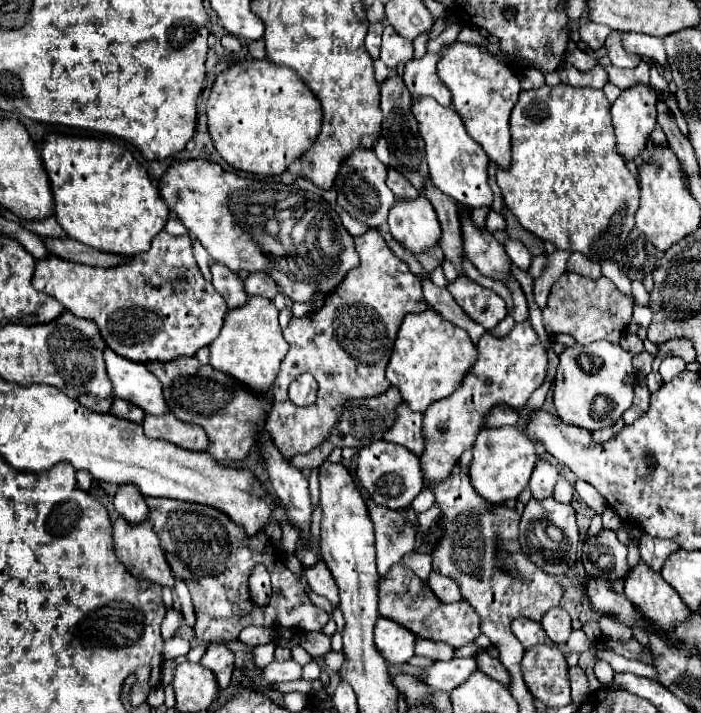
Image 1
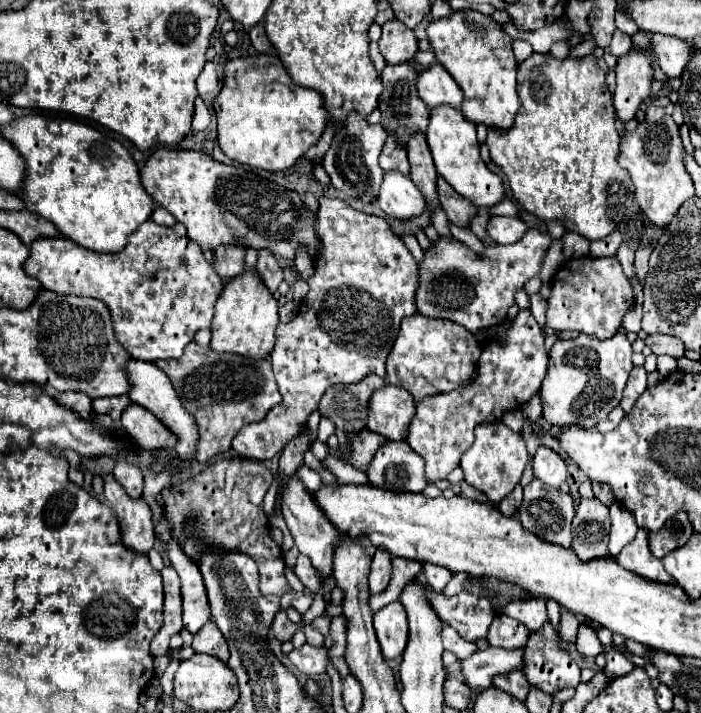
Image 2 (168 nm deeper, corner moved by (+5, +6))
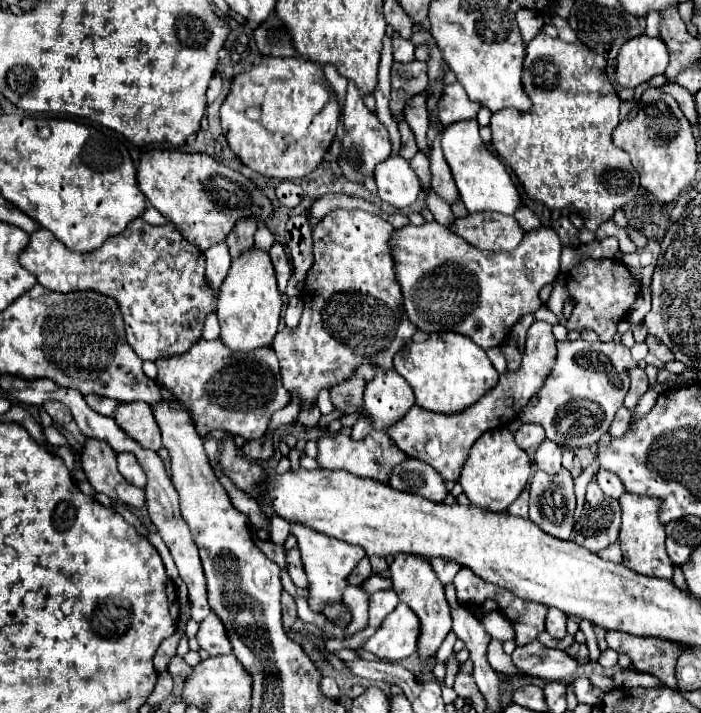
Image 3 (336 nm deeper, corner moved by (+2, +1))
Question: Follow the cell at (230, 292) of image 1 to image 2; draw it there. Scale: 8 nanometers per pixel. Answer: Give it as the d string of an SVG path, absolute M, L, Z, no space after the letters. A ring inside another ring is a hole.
M218 245L218 249L214 249L214 271L222 277L222 281L244 271L244 255L246 249L242 249L242 245Z

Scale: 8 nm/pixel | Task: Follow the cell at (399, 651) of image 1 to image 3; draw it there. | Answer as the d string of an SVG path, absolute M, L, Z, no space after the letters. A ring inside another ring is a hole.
M401 602L363 648L381 660L401 662L413 654L413 646L417 646L417 616Z

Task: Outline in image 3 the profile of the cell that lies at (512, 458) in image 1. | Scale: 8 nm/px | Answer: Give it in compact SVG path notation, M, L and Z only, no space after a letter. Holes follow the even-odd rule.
M503 426L485 432L473 444L473 450L469 450L469 458L461 470L459 484L463 486L463 492L467 494L471 504L477 504L491 512L505 512L523 492L529 474L531 474L531 460L527 452L515 444L513 432L507 426Z

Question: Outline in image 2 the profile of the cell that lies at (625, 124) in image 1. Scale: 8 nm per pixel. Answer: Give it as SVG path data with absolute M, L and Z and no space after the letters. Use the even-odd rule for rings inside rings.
M630 51L618 57L614 109L624 123L634 119L636 111L640 109L640 103L652 95L652 79L654 69L644 51Z

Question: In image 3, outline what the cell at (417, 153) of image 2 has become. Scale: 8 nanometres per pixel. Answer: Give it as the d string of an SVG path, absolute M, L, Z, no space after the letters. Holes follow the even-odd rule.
M425 94L413 98L413 102L409 102L409 108L405 108L405 120L411 126L419 152L423 152L427 158L431 156L431 142L427 140L427 128L429 128L429 118L427 118L427 98Z

